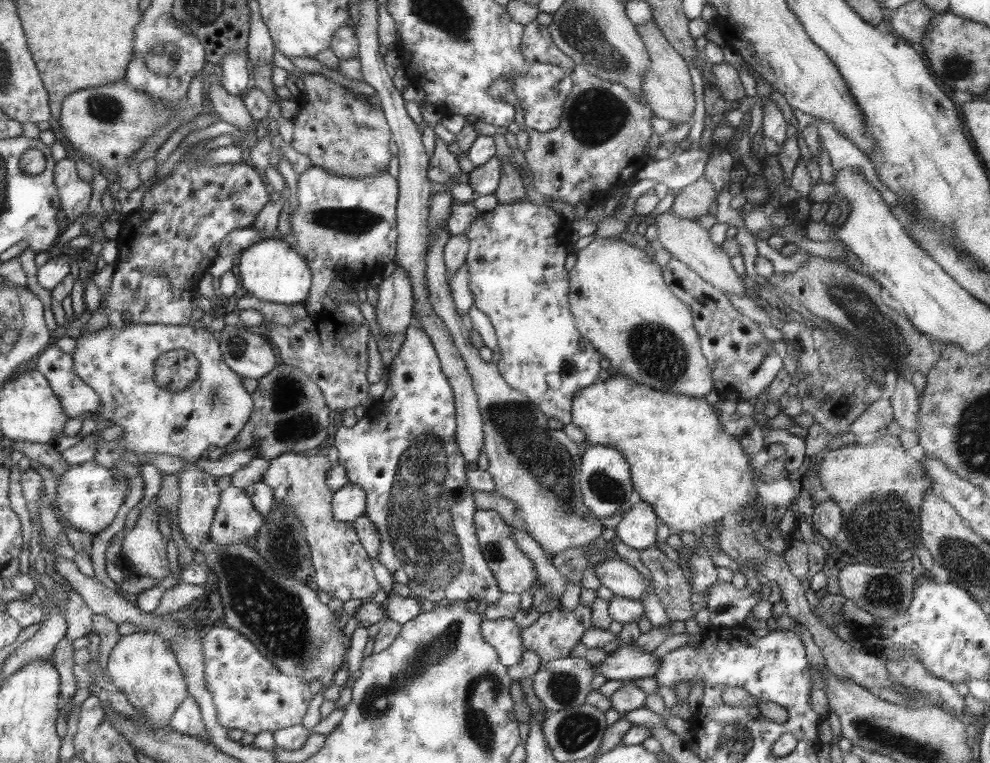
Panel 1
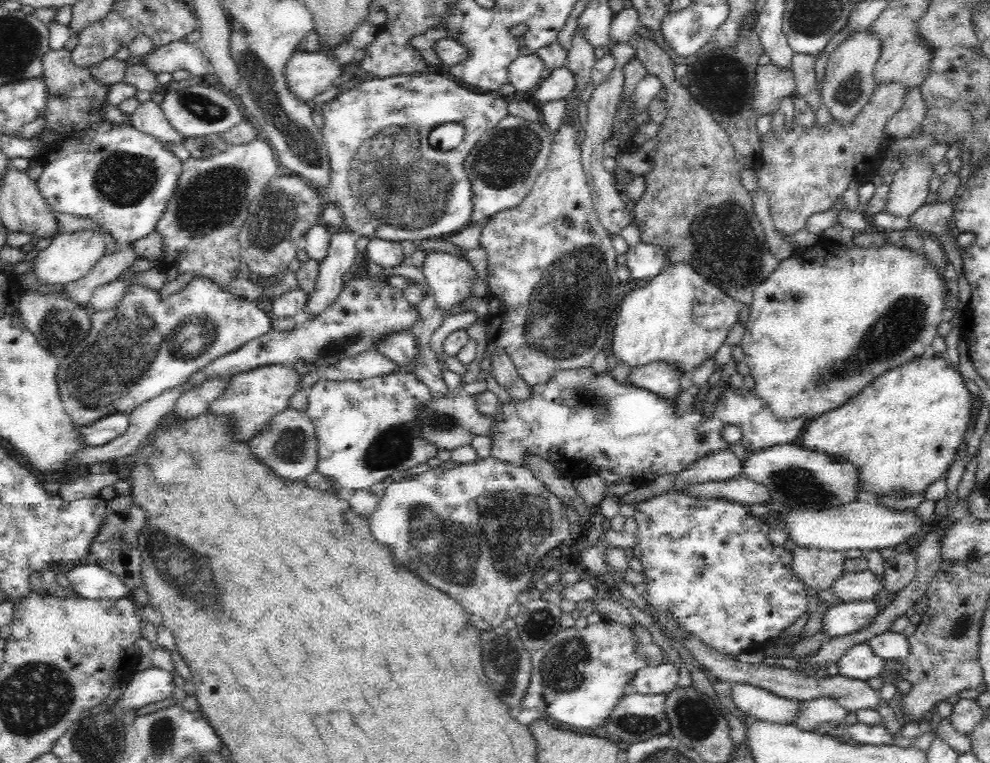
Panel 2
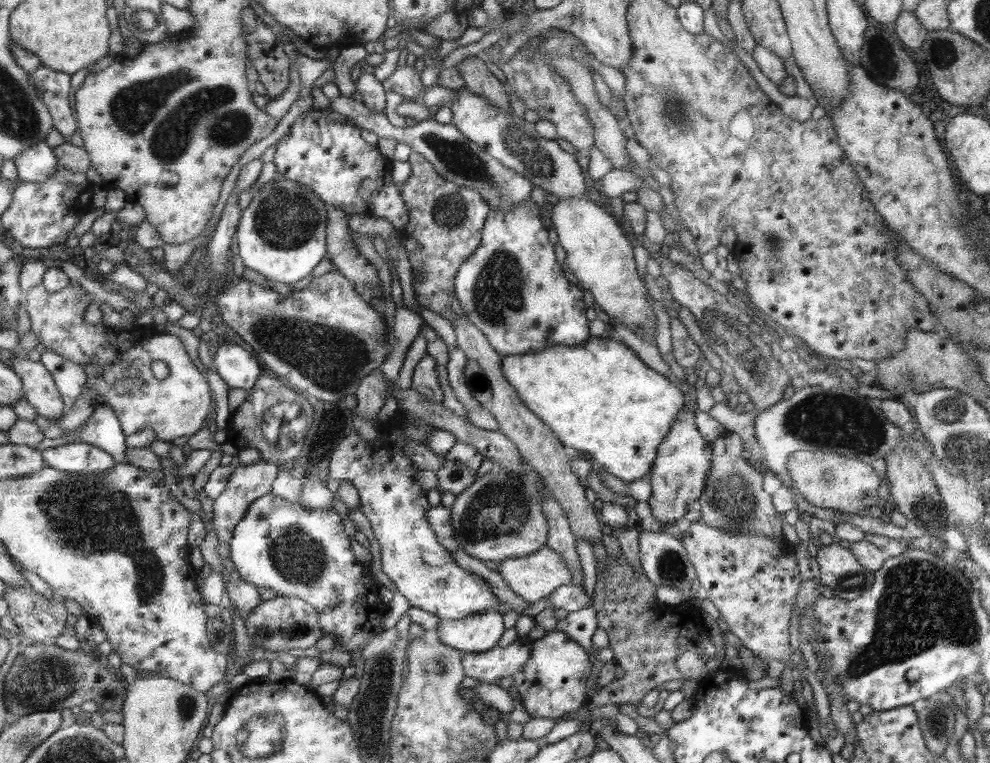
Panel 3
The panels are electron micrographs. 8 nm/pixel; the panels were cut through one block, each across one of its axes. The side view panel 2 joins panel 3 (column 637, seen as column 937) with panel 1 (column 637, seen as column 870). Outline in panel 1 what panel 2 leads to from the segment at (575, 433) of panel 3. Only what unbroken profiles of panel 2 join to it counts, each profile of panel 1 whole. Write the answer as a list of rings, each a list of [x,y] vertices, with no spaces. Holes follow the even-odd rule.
[[[612,373],[606,382],[596,382],[590,388],[580,390],[576,394],[572,409],[571,425],[584,431],[584,434],[588,436],[588,443],[590,445],[604,444],[606,447],[616,448],[616,451],[623,453],[623,457],[631,465],[631,478],[634,479],[636,490],[640,493],[640,500],[651,504],[652,508],[655,508],[659,521],[666,523],[670,527],[669,533],[694,532],[700,526],[707,526],[709,528],[707,532],[710,533],[716,528],[721,527],[724,516],[728,514],[737,516],[738,518],[745,518],[745,520],[752,524],[758,522],[758,519],[751,520],[751,516],[757,516],[759,510],[756,506],[758,494],[755,485],[755,472],[753,472],[749,463],[750,456],[744,453],[742,446],[736,442],[736,439],[722,432],[718,414],[714,412],[714,408],[704,398],[688,398],[688,396],[680,396],[680,394],[668,394],[668,392],[652,390],[652,388],[640,386],[640,383],[632,382],[630,378],[624,378],[624,376]]]

